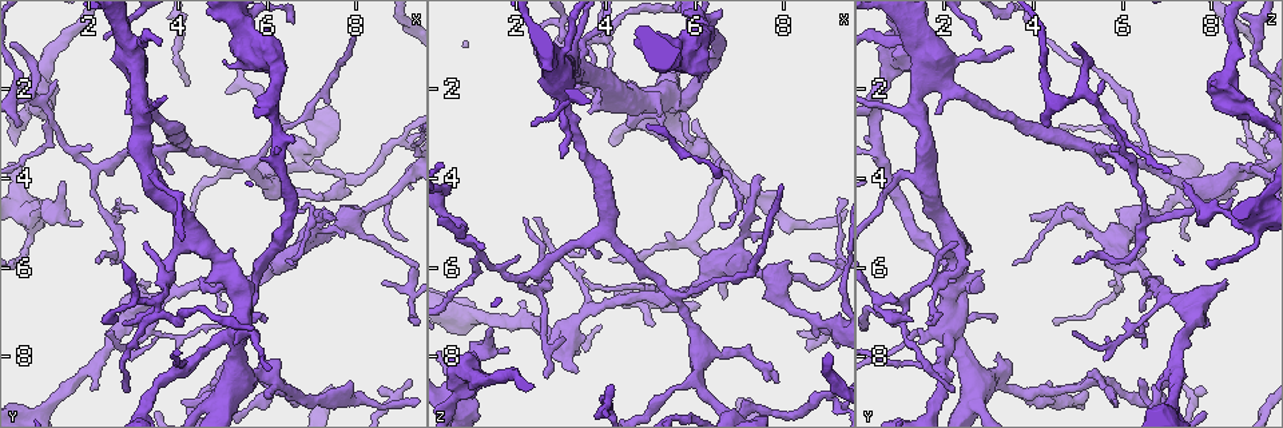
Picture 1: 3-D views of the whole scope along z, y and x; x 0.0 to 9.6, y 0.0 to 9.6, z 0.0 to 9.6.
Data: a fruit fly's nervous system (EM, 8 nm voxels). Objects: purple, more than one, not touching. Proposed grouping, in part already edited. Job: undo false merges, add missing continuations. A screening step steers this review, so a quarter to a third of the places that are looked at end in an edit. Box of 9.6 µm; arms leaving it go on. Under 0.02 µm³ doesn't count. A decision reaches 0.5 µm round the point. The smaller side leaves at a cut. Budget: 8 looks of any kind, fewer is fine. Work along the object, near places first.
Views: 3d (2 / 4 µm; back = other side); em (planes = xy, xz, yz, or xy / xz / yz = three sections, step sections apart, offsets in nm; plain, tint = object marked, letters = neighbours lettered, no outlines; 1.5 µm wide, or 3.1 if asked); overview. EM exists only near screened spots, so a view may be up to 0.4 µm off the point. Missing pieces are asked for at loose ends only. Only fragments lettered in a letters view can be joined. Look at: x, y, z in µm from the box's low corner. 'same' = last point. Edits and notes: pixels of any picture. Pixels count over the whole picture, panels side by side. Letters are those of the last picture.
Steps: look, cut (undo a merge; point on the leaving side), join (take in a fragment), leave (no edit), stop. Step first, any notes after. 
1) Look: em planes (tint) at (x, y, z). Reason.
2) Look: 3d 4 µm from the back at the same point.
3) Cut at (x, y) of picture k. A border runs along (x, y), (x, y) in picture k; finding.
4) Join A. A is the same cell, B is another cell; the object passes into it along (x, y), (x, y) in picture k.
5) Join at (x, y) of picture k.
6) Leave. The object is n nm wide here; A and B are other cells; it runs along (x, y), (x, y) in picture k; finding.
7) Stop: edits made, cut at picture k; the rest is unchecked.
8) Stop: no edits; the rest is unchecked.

Look: em yz step 8 (letters) at (3.45, 6.25, 8.30). Stops while still wide.

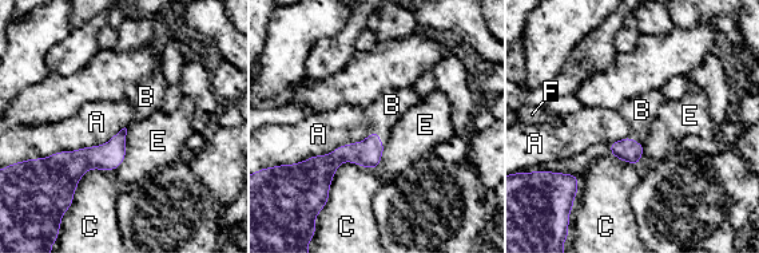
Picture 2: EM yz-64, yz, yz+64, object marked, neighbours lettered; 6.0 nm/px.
Join B. B is the same cell, A, C, E and F are other cells; the object passes into it along (368, 153), (381, 135), (392, 105) in picture 2; the cell continues.

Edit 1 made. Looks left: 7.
Look: em planes (tint) at (8.25, 4.70, 6.95). Thick turns thin.

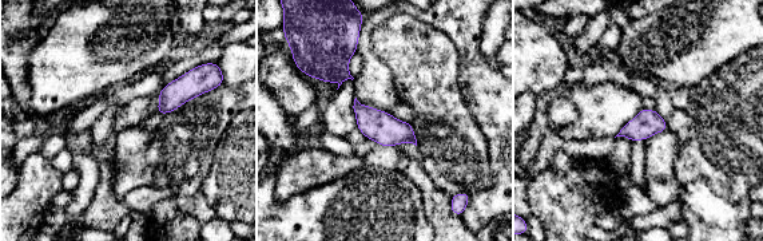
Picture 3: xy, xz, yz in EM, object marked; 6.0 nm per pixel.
Look: em planes (letters) at the same point. See the neighbours.

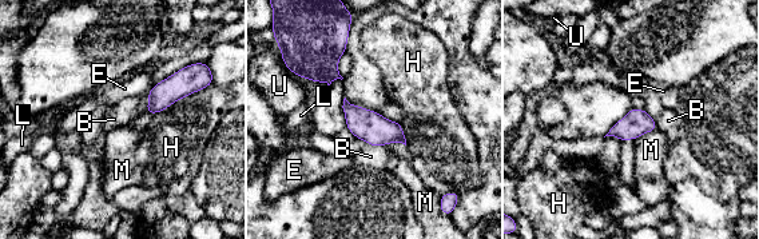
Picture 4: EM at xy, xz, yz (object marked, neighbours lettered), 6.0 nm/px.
Leave. B, E, H, L, M and U are other cells; one cell here.

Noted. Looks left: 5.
Stop: edits made, join at picture 2; the rest is unchecked.

